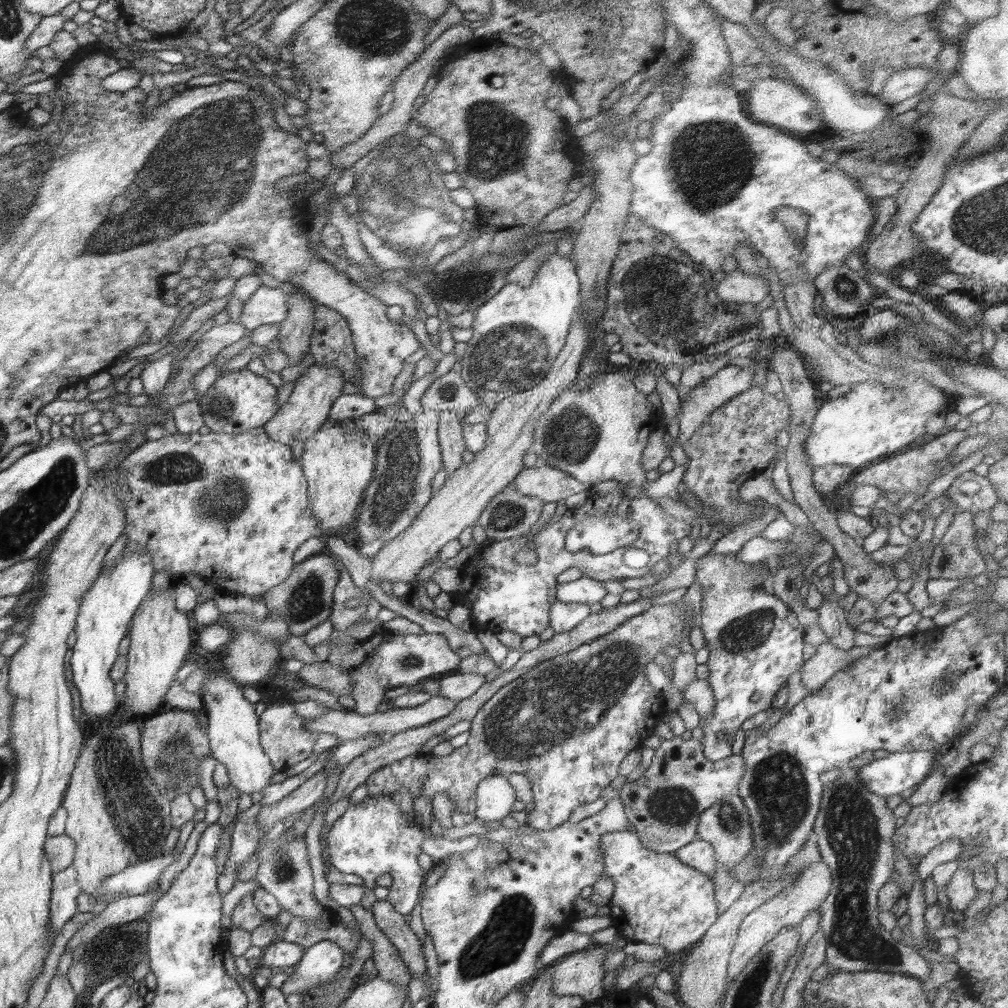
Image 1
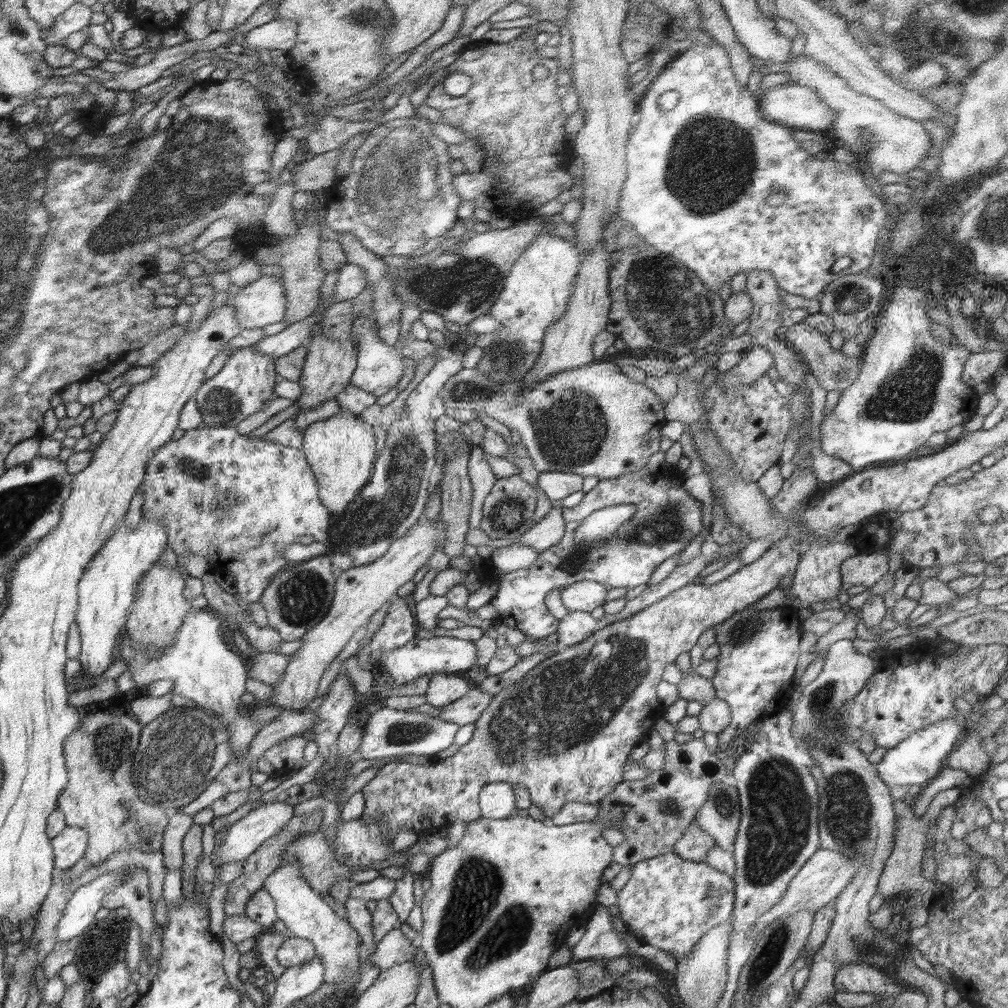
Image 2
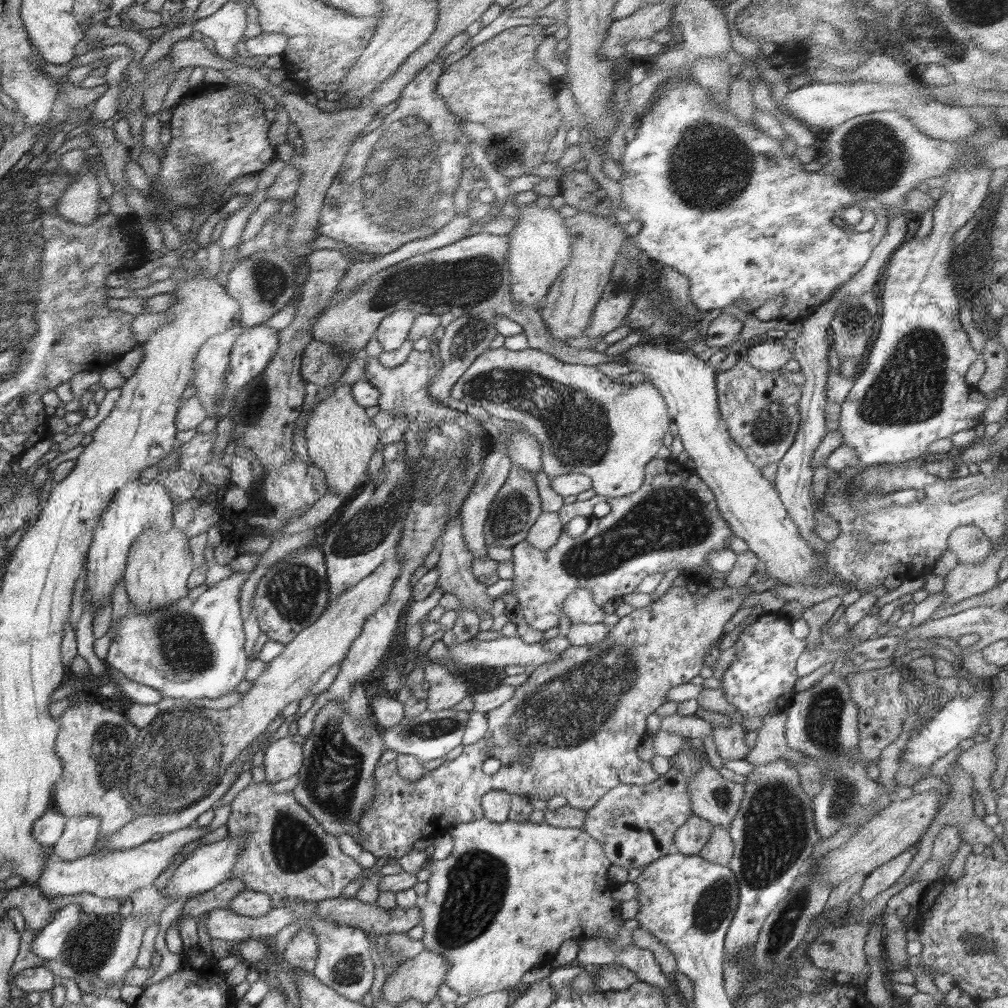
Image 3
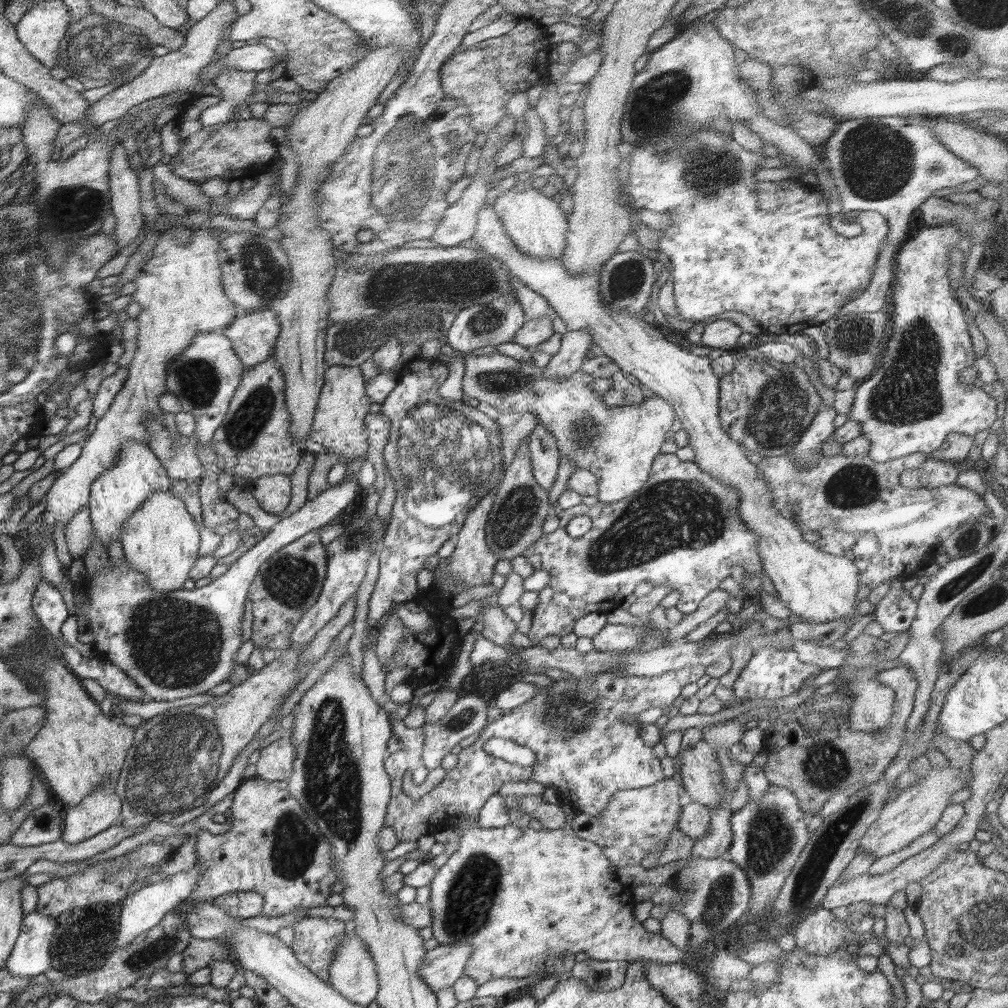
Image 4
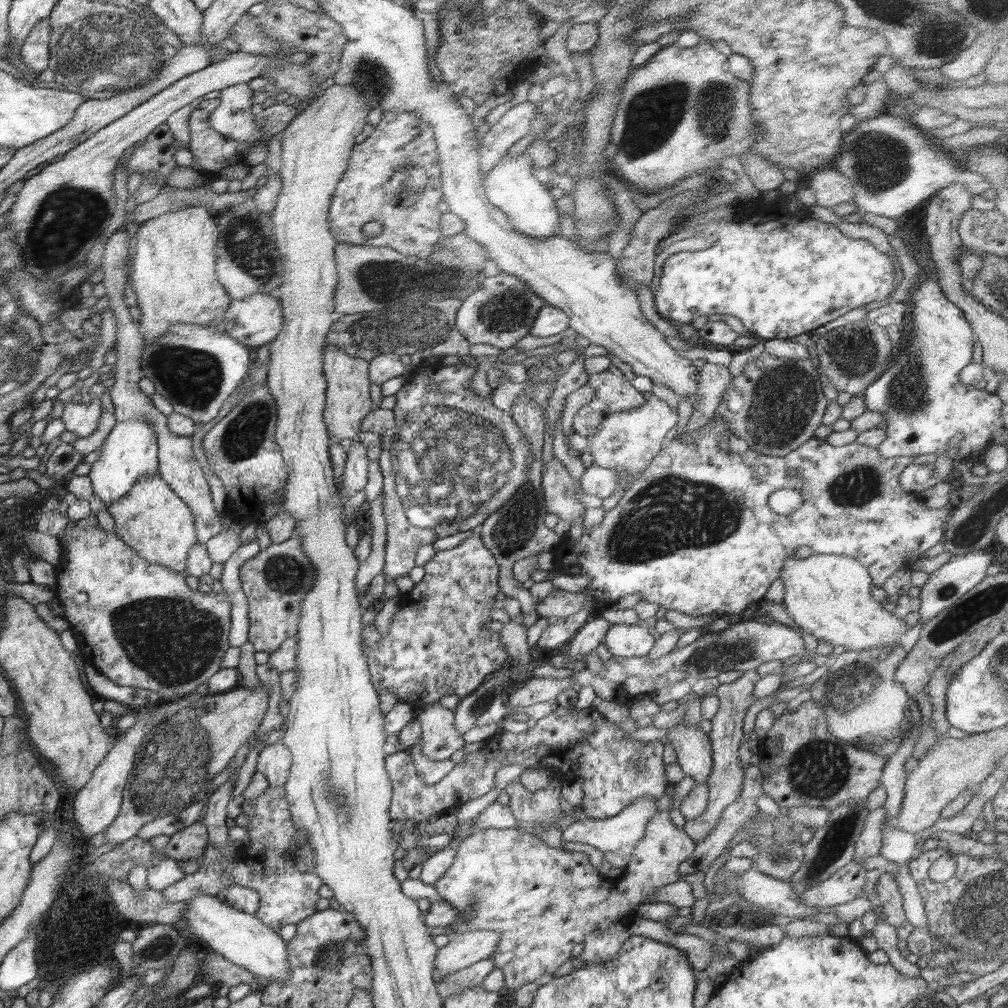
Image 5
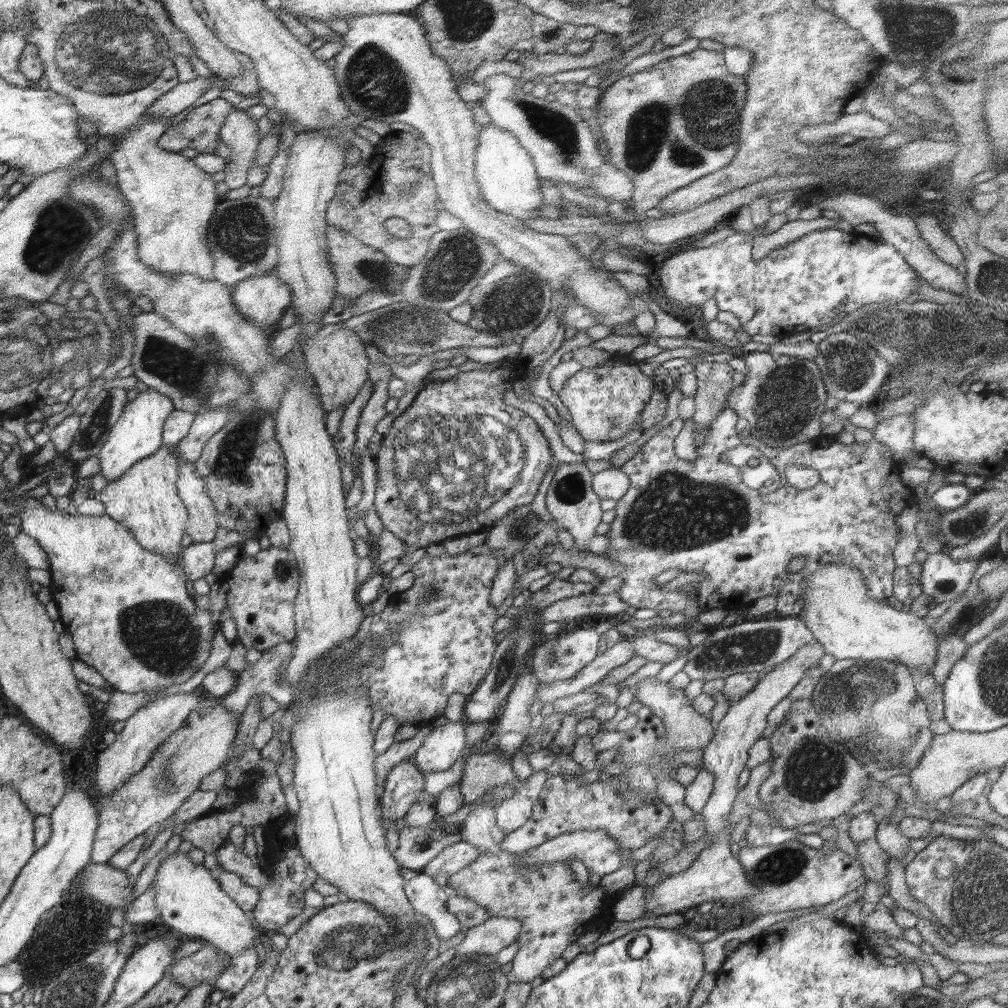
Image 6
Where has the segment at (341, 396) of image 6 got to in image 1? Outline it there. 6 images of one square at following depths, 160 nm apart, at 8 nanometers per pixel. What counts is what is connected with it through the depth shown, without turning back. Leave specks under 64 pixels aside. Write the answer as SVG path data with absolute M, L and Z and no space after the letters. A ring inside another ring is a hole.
M328 420L303 443L299 458L308 483L309 509L321 534L339 534L357 519L363 494L374 478L377 445L378 440L366 431L351 434Z

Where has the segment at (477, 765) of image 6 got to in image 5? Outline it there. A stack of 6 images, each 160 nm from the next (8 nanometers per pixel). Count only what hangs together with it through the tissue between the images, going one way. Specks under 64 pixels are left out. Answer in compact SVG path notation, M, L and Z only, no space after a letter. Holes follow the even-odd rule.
M519 778L504 788L510 796L513 817L522 822L557 822L561 816L561 784L553 780L537 792L526 790Z

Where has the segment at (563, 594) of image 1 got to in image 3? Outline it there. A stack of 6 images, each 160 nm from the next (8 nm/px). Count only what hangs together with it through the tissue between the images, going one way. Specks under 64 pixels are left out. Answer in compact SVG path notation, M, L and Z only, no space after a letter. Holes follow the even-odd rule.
M580 587L574 589L563 602L563 612L572 623L602 623L606 614L601 606L594 602L592 593Z

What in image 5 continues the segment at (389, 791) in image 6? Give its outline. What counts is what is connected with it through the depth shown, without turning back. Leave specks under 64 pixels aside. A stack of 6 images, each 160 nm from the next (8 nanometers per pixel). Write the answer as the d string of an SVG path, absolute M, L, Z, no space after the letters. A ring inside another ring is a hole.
M572 704L568 708L562 706L538 720L534 728L526 730L523 734L513 734L501 730L496 732L490 739L477 743L464 743L463 763L458 763L454 768L437 784L428 786L423 779L416 775L415 764L411 755L406 750L397 750L395 753L386 755L385 765L387 773L392 782L393 796L389 806L390 820L400 820L405 823L413 820L418 824L431 816L443 814L451 810L455 811L460 805L476 800L495 788L494 775L500 768L509 764L521 764L530 770L540 770L541 766L549 768L554 774L567 776L568 781L572 779L582 780L583 811L588 818L606 819L616 816L626 805L632 804L634 800L640 798L660 799L666 792L666 785L669 780L664 773L664 761L662 752L664 750L663 740L652 742L640 742L629 739L624 730L608 722L600 712L590 705L588 708L578 708ZM637 764L641 764L643 769L637 769Z

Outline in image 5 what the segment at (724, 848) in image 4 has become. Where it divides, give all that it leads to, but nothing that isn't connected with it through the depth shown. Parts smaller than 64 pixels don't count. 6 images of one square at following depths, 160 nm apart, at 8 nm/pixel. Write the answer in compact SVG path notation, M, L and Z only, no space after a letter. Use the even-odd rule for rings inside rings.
M748 670L742 672L742 676L734 683L722 684L716 690L716 697L719 699L718 713L710 719L712 723L712 732L709 734L711 742L711 757L713 758L713 767L709 777L708 791L709 791L709 804L706 810L698 817L692 820L686 820L684 831L688 836L697 843L702 842L706 835L710 834L718 824L724 809L734 803L744 787L745 769L742 767L740 761L740 744L744 740L743 735L743 719L748 709L755 703L754 687L761 679L757 670Z

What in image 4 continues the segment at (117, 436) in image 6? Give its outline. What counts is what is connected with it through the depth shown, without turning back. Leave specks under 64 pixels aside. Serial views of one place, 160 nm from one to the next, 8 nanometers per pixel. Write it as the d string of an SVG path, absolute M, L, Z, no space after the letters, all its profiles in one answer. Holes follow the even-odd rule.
M129 440L122 445L117 464L103 472L91 485L89 503L93 534L106 547L109 542L121 538L122 524L131 518L155 492L172 490L172 480L161 459L146 445L137 440Z

